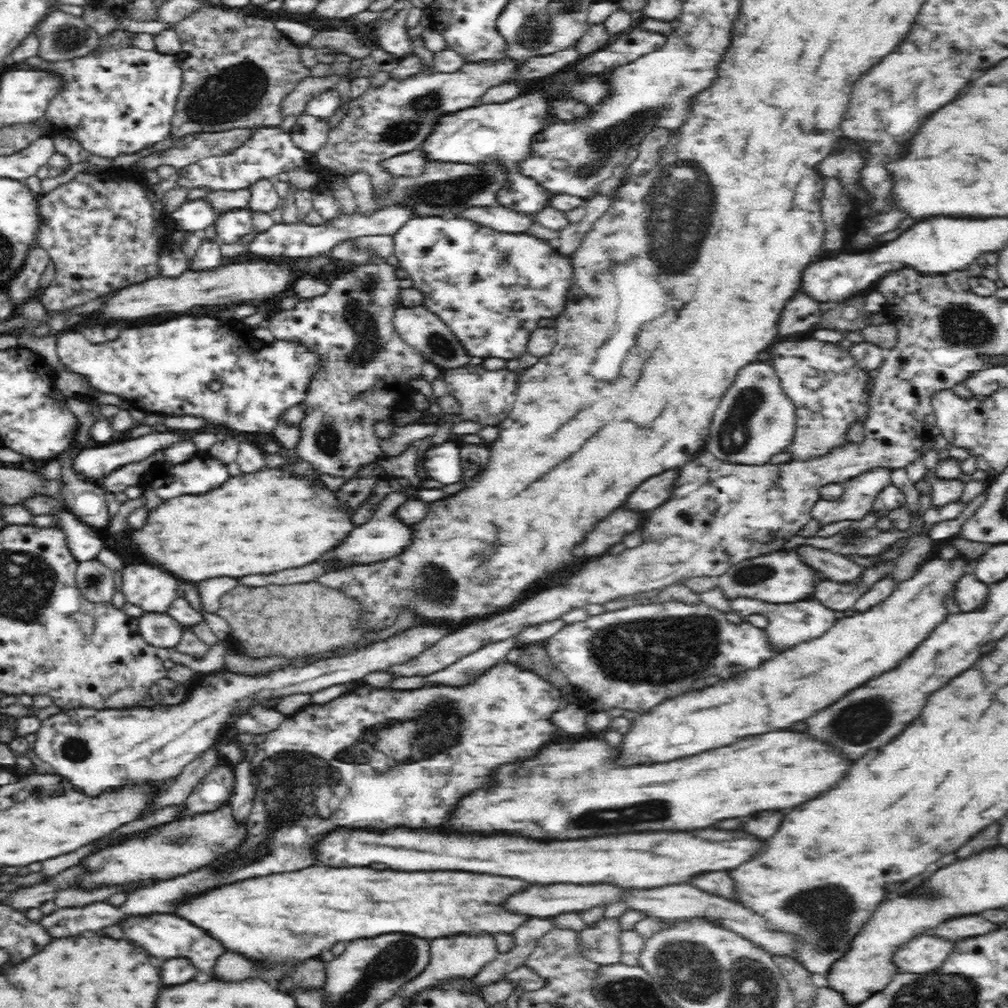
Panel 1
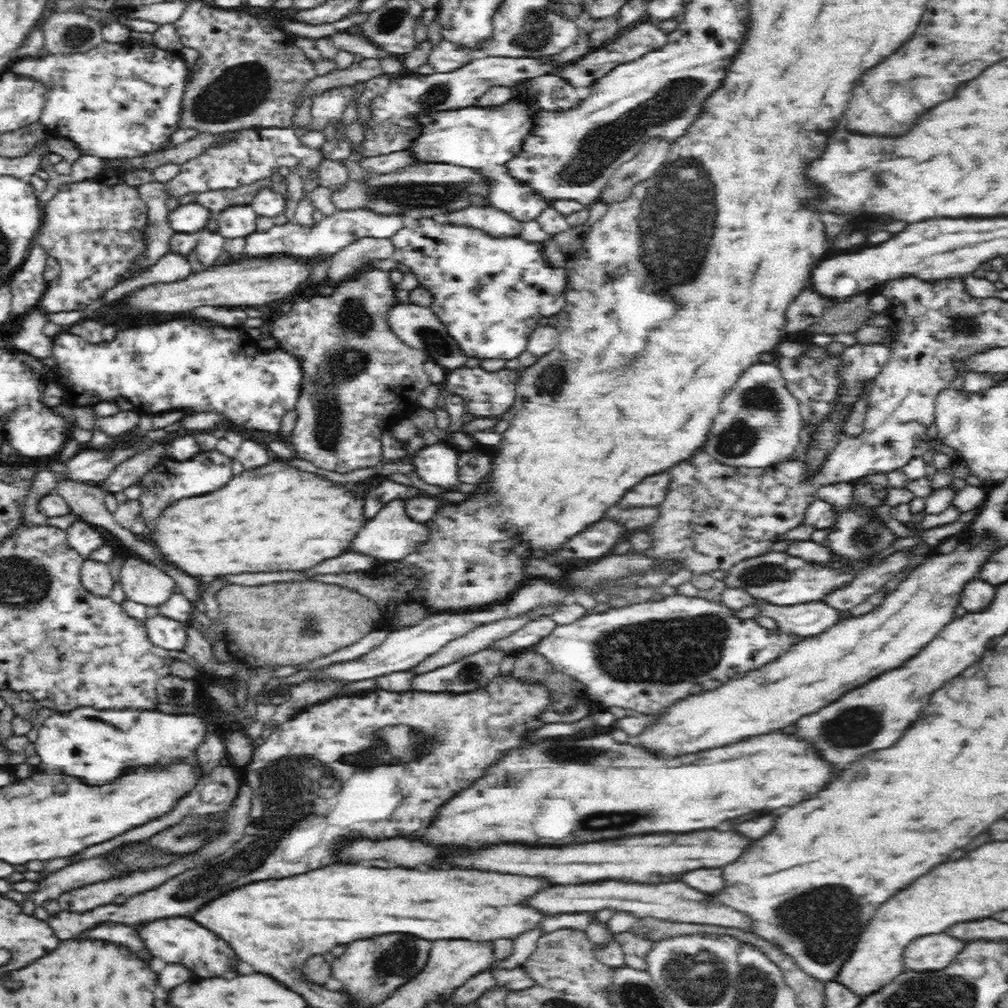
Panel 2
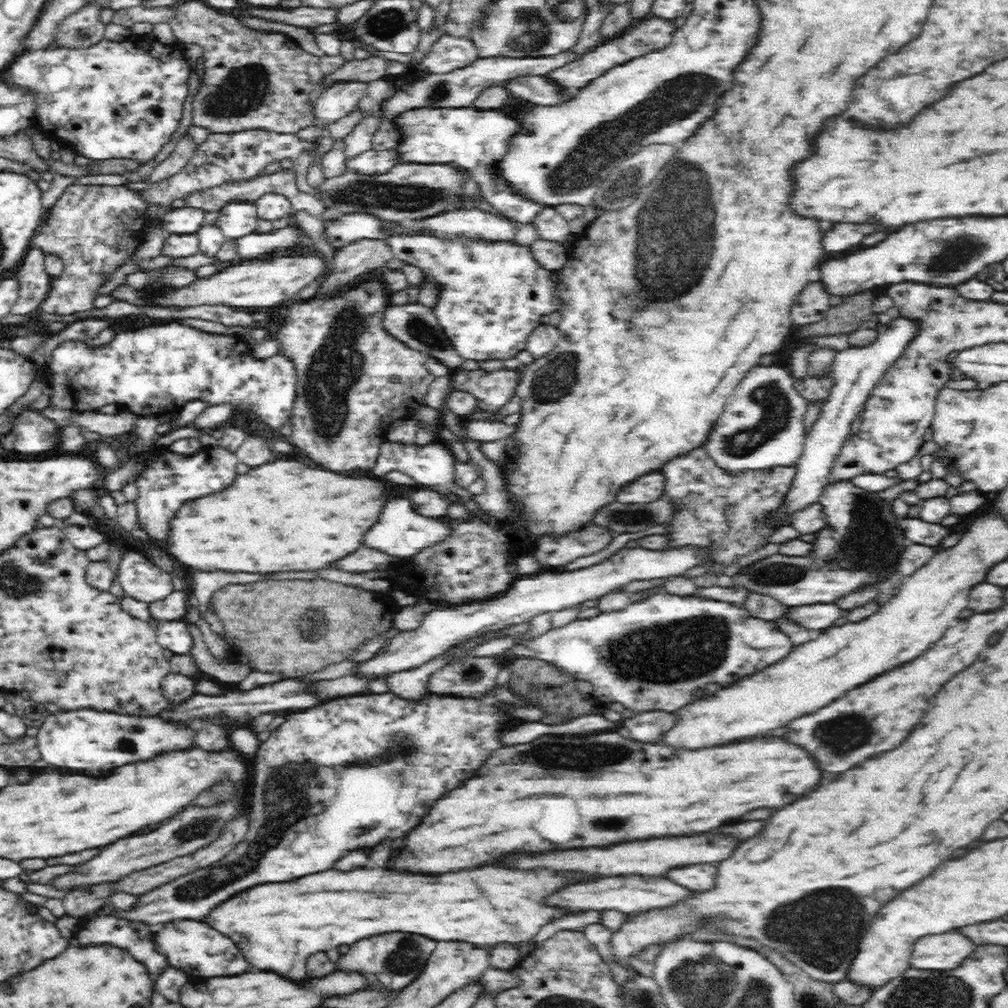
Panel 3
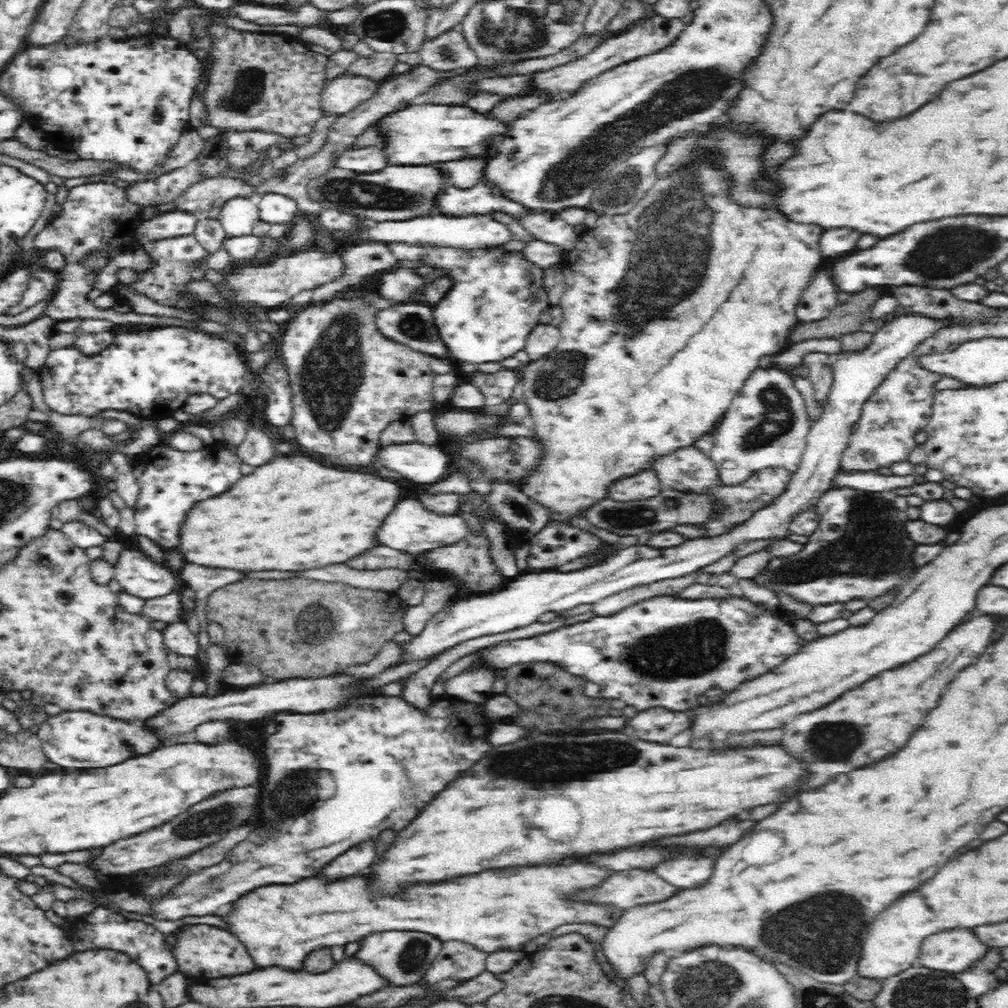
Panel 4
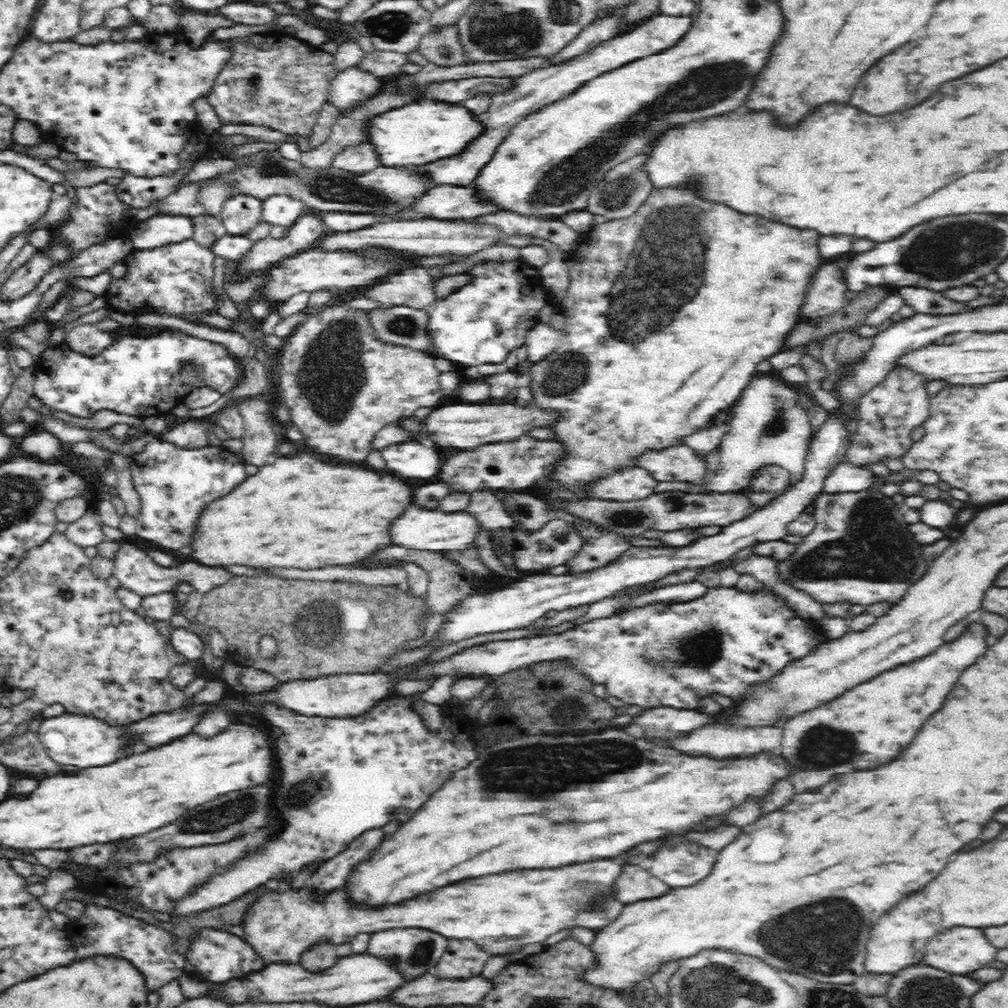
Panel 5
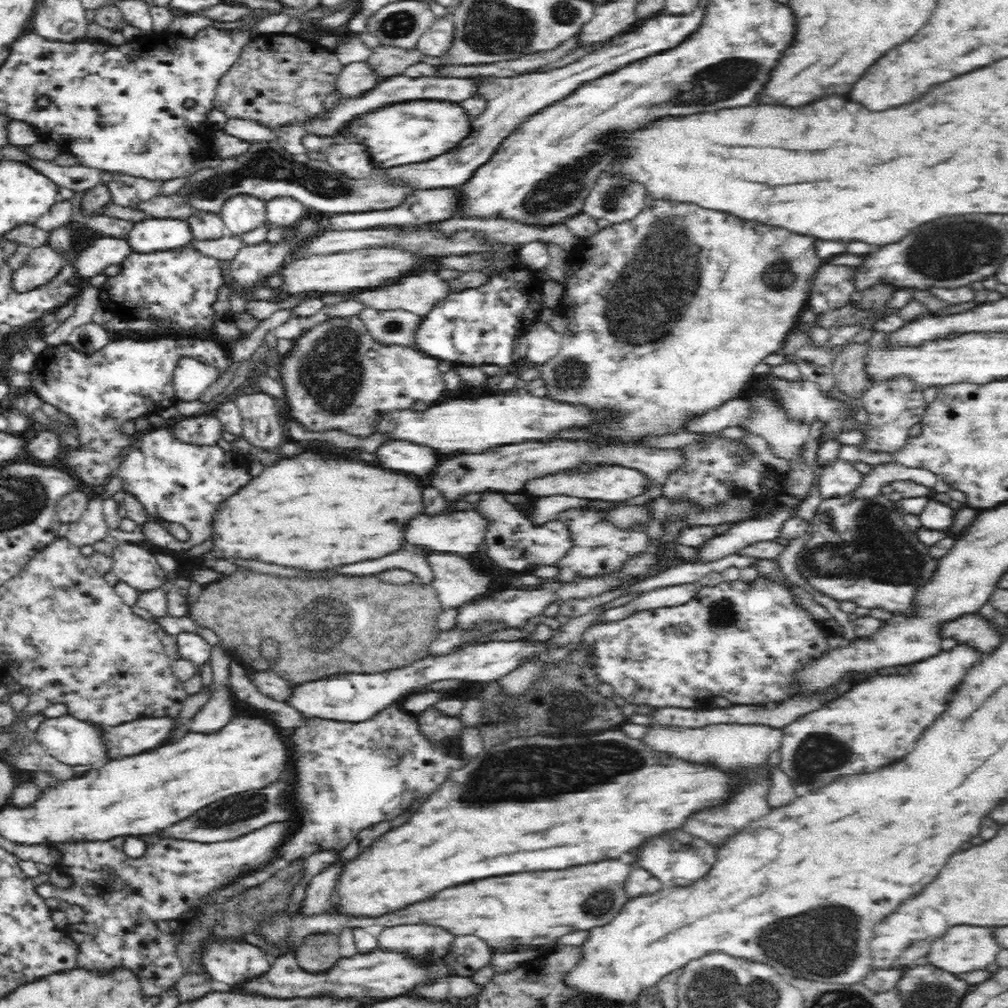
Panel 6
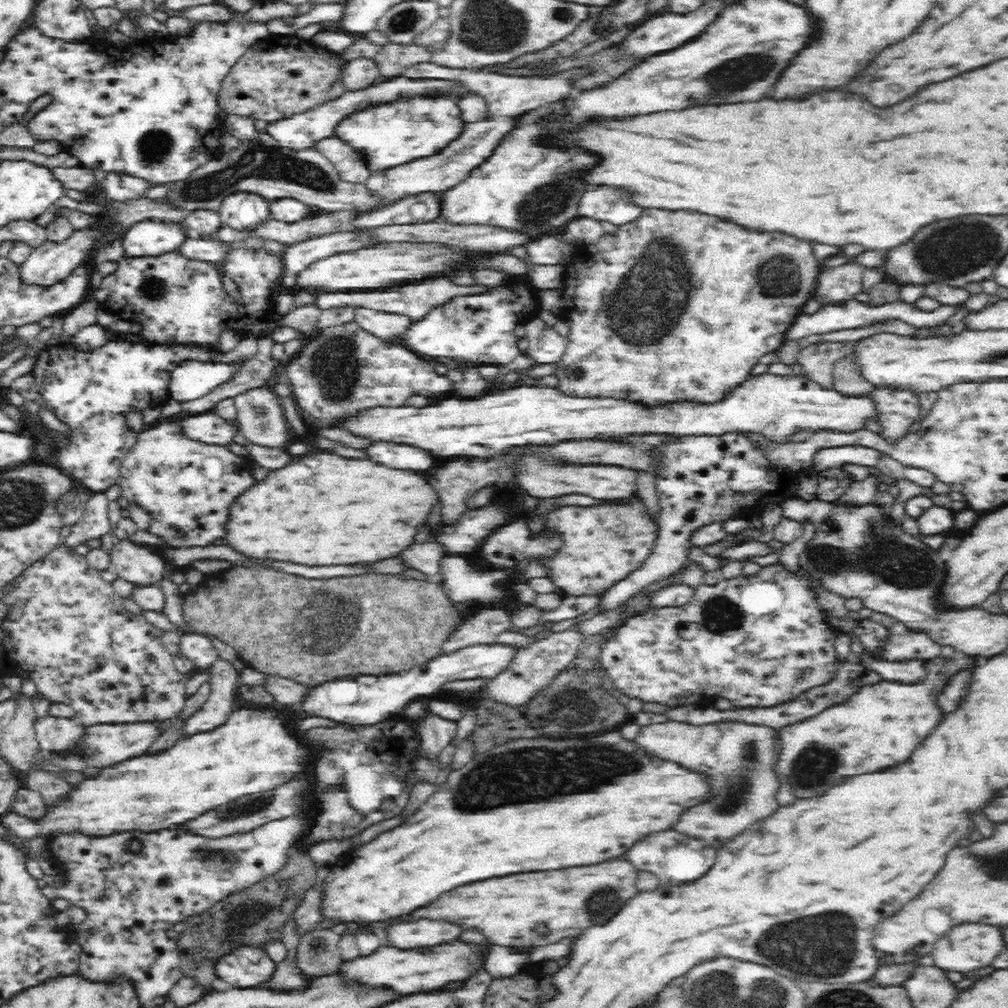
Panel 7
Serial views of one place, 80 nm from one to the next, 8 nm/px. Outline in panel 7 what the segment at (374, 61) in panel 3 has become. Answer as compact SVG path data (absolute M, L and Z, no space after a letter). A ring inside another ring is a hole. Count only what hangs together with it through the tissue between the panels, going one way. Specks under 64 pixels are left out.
M387 43L381 46L381 50L374 56L374 60L380 67L380 77L387 80L400 77L403 70L413 64L432 62L434 51L430 46Z

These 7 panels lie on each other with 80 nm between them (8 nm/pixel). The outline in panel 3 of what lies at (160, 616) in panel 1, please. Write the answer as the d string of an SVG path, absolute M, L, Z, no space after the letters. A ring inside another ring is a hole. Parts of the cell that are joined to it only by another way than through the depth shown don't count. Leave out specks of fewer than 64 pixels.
M185 620L159 622L156 626L156 635L158 635L160 645L168 649L170 654L188 655L194 646Z

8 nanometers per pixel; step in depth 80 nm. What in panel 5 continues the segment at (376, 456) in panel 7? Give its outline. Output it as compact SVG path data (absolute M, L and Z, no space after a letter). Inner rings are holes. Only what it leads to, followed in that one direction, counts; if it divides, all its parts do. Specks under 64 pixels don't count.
M408 440L386 446L380 452L386 468L406 478L432 478L440 470L437 447L429 443Z

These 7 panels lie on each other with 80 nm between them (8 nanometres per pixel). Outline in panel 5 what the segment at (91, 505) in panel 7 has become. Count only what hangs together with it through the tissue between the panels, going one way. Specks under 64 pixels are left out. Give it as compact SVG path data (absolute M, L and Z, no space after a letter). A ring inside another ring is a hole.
M90 505L90 508L78 520L68 523L64 534L83 549L108 540L102 532L97 505Z

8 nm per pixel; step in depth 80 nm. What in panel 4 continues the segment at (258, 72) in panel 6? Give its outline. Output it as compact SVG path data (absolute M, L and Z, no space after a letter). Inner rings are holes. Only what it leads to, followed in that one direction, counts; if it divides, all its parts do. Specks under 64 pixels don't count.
M213 23L210 25L206 32L208 35L214 37L214 42L212 42L212 53L214 53L214 66L212 66L212 72L208 76L208 84L204 90L202 100L204 106L206 107L207 116L204 118L206 124L210 124L218 129L228 129L234 131L268 131L272 133L278 133L281 136L292 138L294 140L301 138L302 136L307 136L312 132L314 126L316 126L316 121L322 116L322 106L320 106L320 100L328 84L328 74L326 74L326 64L329 62L329 56L320 54L320 52L314 52L310 50L308 45L304 45L301 41L296 39L296 37L291 37L290 35L283 33L256 33L251 31L242 31L234 28L230 28L224 24Z

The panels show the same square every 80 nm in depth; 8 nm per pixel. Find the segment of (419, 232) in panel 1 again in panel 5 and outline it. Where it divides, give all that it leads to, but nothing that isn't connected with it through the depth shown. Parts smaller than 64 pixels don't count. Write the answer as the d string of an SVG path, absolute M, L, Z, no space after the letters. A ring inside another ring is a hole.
M520 258L480 262L470 271L472 282L428 306L429 354L456 362L456 366L502 364L512 350L525 344L527 332L539 322L538 311L547 305L539 270Z

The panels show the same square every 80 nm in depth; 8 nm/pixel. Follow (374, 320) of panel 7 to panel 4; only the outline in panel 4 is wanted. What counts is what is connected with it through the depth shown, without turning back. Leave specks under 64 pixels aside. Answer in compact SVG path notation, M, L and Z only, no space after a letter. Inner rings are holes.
M406 303L380 309L375 316L375 325L384 339L430 354L432 357L451 359L438 339L432 326L432 313L428 305Z

